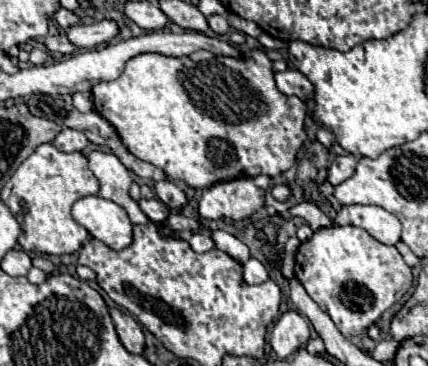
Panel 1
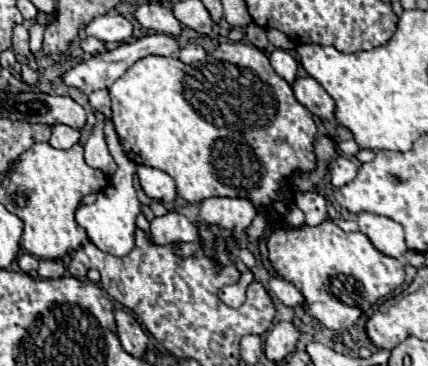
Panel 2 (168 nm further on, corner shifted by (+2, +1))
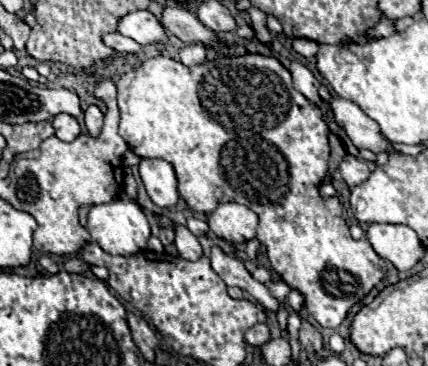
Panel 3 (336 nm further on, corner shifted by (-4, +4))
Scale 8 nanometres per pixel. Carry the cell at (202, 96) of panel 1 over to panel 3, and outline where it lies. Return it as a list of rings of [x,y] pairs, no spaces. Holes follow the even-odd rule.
[[[244,53],[244,55],[238,55],[238,57],[216,57],[214,61],[206,61],[202,65],[194,65],[190,69],[190,67],[182,65],[180,61],[176,61],[172,57],[158,55],[154,59],[144,61],[140,67],[126,71],[116,85],[118,85],[118,107],[120,107],[120,135],[124,137],[128,147],[142,159],[164,159],[164,161],[168,161],[176,171],[176,177],[178,177],[178,183],[180,183],[180,191],[178,191],[180,197],[194,211],[210,213],[218,203],[236,201],[236,203],[250,207],[254,213],[258,213],[258,217],[260,217],[258,239],[260,239],[262,245],[266,245],[266,253],[268,253],[268,259],[272,263],[272,269],[292,289],[298,289],[304,295],[306,309],[322,327],[330,327],[330,329],[340,327],[340,323],[346,319],[348,311],[358,301],[362,301],[388,275],[388,263],[372,249],[370,241],[368,239],[354,239],[350,235],[350,229],[348,229],[348,225],[342,217],[340,201],[336,197],[322,199],[318,195],[318,187],[328,173],[328,157],[330,157],[328,133],[330,131],[328,131],[328,125],[326,125],[318,105],[314,105],[308,97],[304,97],[300,91],[294,89],[288,69],[276,57],[262,55],[262,53]]]

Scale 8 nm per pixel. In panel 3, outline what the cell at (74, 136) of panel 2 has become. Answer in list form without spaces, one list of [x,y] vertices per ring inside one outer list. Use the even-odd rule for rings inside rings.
[[[66,113],[56,115],[56,117],[54,117],[54,121],[52,121],[52,125],[54,125],[56,137],[58,137],[60,141],[74,141],[74,139],[82,133],[82,129],[80,129],[78,121],[76,121],[74,117],[66,115]]]

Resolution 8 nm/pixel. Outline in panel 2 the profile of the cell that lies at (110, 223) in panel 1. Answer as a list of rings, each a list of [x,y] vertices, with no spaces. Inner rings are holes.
[[[110,120],[104,122],[104,134],[106,134],[106,144],[110,148],[110,154],[114,156],[114,160],[118,164],[118,170],[110,178],[110,184],[98,194],[94,204],[86,204],[86,206],[80,206],[76,210],[76,222],[86,230],[92,244],[96,244],[102,252],[108,252],[112,256],[126,256],[134,248],[136,216],[142,210],[140,202],[138,202],[138,196],[136,196],[136,190],[132,186],[132,176],[136,172],[136,164],[124,154],[122,146],[120,146],[120,140],[118,140],[118,134],[116,134]]]

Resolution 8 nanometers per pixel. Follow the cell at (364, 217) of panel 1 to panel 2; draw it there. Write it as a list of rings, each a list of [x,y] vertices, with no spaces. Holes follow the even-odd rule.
[[[358,214],[358,226],[360,226],[360,232],[366,234],[372,242],[372,246],[390,256],[390,258],[402,258],[404,252],[408,250],[406,242],[404,242],[404,228],[386,218],[386,216],[378,216],[378,214]]]

